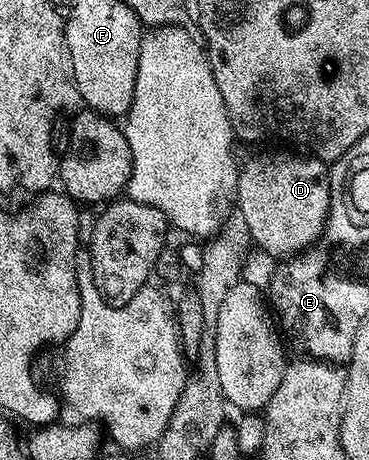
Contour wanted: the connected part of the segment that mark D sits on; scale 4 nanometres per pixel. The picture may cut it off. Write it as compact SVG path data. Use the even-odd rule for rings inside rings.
M275 150L279 151L255 155L239 167L233 199L236 204L239 202L237 213L249 225L252 244L283 261L306 251L323 237L331 200L331 176L328 164L310 153Z

